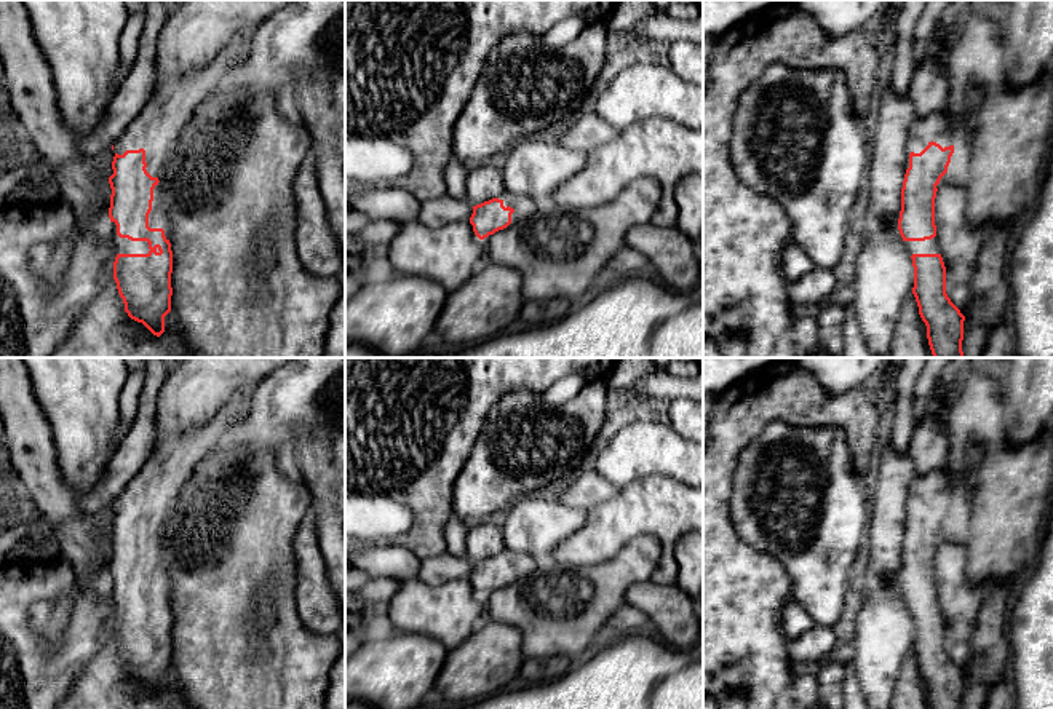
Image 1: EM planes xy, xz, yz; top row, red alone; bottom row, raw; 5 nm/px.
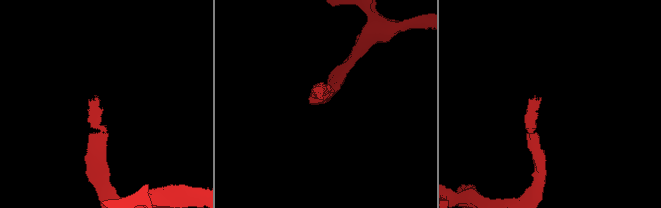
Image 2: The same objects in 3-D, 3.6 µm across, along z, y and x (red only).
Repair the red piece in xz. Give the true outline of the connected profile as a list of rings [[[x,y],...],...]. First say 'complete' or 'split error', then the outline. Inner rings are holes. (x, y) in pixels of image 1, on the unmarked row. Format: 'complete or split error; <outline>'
split error; [[[505,549],[499,556],[473,564],[470,581],[475,592],[484,597],[499,588],[532,575],[538,565],[540,560],[530,554]]]

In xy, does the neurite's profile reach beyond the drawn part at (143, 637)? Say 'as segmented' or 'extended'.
extended

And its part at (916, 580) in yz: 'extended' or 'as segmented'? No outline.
extended

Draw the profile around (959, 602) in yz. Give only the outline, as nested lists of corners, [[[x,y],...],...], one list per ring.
[[[948,529],[935,556],[935,583],[940,612],[946,624],[946,652],[965,674],[972,636],[986,586],[972,586],[967,578],[967,541],[960,530]]]

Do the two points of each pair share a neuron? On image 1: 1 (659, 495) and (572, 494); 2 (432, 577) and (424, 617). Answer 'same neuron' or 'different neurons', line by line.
1: different neurons
2: different neurons

